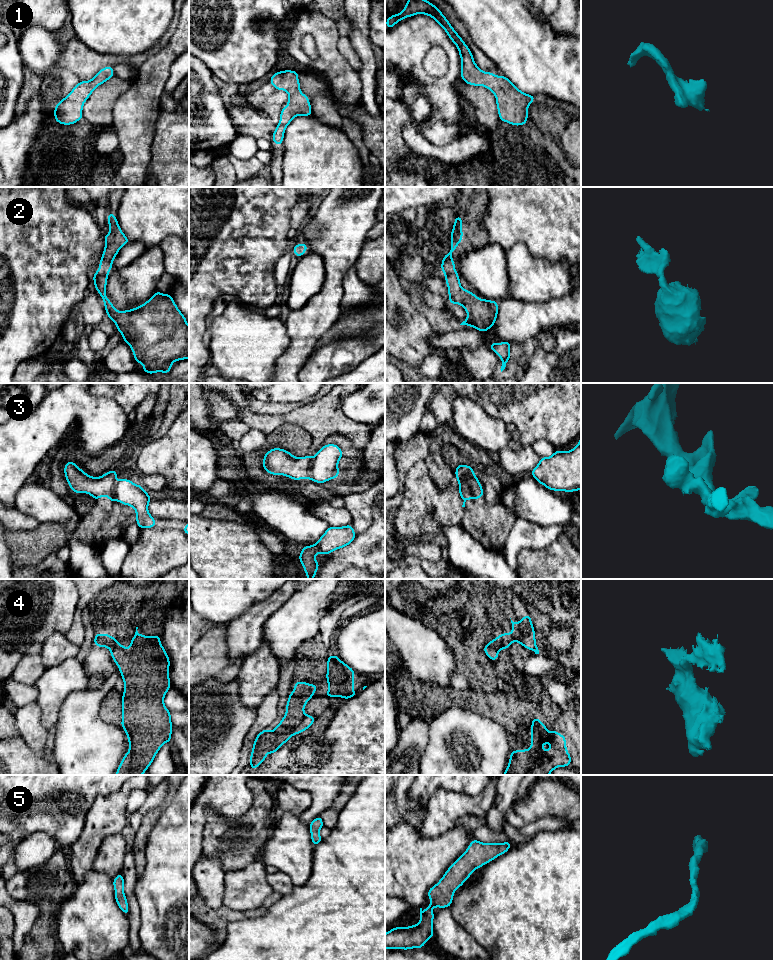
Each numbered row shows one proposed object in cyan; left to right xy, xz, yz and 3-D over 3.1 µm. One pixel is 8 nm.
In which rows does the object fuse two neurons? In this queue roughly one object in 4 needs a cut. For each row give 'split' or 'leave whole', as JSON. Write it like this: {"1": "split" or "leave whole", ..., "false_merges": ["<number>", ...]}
{"1": "leave whole", "2": "leave whole", "3": "split", "4": "leave whole", "5": "leave whole", "false_merges": ["3"]}

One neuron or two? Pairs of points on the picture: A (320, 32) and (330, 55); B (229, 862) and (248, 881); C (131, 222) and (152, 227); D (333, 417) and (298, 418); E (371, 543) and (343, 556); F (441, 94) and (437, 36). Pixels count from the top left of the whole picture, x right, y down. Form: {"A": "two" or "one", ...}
{"A": "one", "B": "two", "C": "one", "D": "one", "E": "one", "F": "one"}

